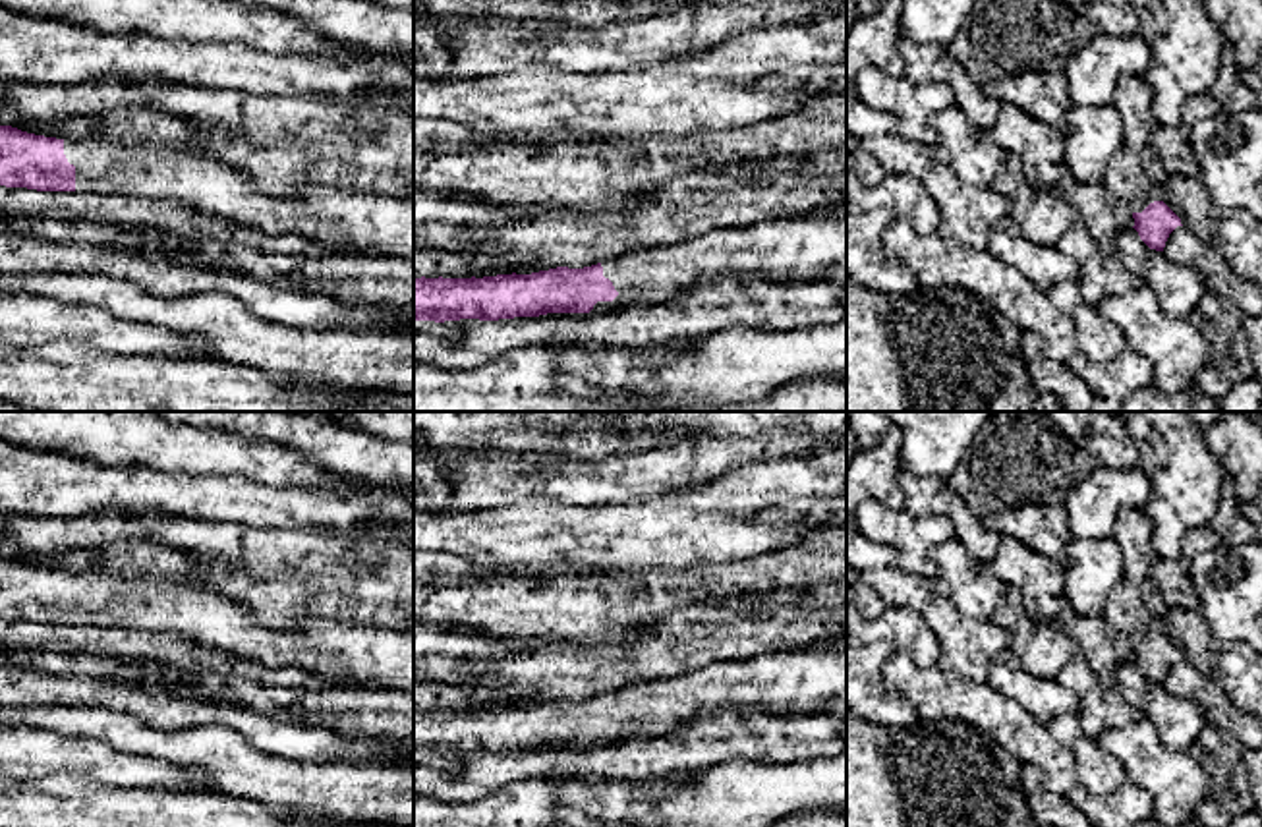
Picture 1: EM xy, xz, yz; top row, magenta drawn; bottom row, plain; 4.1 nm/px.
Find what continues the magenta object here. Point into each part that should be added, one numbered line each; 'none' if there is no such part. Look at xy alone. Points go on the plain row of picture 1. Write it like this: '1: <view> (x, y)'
1: xy (354, 655)

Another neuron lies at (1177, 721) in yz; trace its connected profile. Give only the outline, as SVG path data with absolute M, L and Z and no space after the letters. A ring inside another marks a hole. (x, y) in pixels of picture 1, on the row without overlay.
M1134 661L1115 669L1115 688L1156 727L1162 742L1171 750L1187 752L1206 725L1194 701L1179 699L1163 684L1150 682Z

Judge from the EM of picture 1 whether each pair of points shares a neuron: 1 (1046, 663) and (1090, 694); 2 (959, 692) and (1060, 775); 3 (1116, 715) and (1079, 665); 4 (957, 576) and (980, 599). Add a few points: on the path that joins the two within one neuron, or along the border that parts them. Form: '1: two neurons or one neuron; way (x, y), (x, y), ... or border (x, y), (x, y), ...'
1: two neurons; border (1079, 654), (1054, 679)
2: one neuron; way (984, 708), (1036, 750)
3: one neuron; way (1104, 704), (1079, 677)
4: one neuron; way (963, 582), (975, 594)

